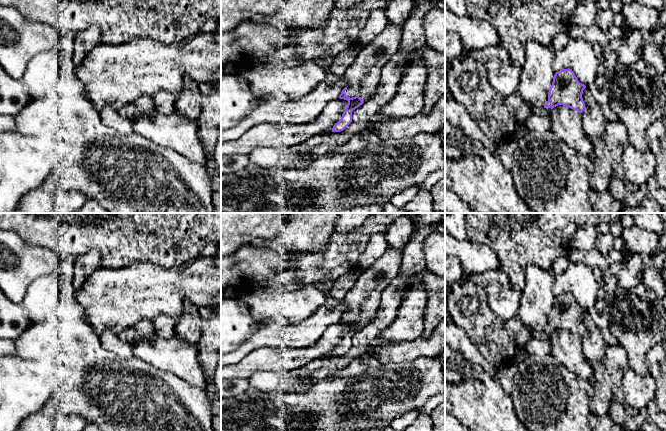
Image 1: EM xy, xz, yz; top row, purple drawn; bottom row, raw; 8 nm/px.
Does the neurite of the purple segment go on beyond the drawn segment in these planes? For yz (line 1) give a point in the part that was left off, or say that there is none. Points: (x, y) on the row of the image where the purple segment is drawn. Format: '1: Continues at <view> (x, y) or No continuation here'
1: Continues at yz (535, 110)

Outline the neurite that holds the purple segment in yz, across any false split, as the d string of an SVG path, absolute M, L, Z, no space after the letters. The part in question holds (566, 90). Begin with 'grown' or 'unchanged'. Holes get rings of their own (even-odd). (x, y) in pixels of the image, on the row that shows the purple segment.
grown; M563 69L555 73L548 92L548 101L543 108L529 104L531 114L550 115L558 105L569 107L582 113L585 103L582 98L586 86L580 83L571 69Z

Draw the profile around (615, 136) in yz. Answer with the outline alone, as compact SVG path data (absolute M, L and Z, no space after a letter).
M606 121L602 139L612 154L613 177L626 182L623 168L623 150L630 144L626 127L620 121Z

